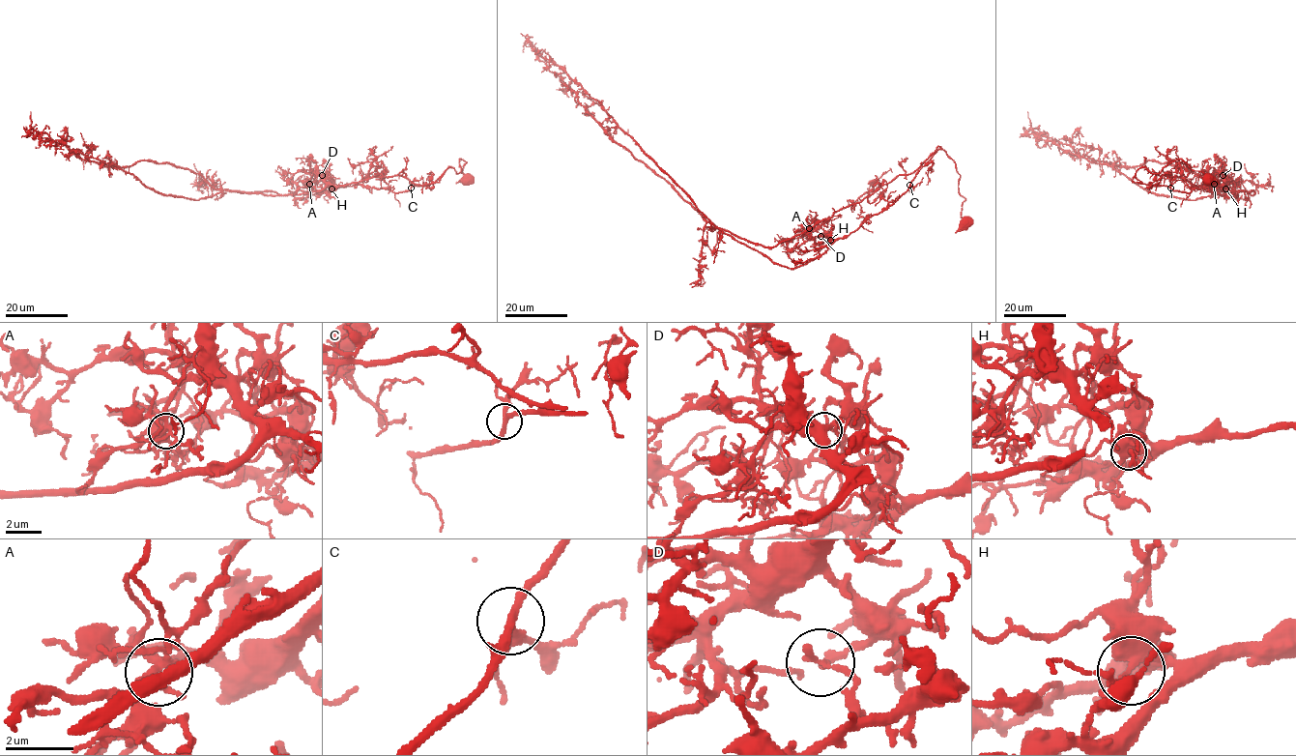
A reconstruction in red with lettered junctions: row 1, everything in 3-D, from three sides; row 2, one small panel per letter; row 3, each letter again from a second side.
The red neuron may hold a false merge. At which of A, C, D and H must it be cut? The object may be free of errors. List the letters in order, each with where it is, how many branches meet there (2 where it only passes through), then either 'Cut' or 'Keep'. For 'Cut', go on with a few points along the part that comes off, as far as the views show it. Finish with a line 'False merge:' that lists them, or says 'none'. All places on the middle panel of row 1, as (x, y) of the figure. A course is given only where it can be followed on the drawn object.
A: Place: (809, 228). Branches: 7. Keep
C: Place: (909, 185). Branches: 3. Keep
D: Place: (820, 236). Branches: 2. Cut. Course of the part to remove: (820, 236), (833, 244), (788, 268), (734, 240), (579, 84), (529, 43), (523, 52)
H: Place: (830, 240). Branches: 3. Keep
False merge: D

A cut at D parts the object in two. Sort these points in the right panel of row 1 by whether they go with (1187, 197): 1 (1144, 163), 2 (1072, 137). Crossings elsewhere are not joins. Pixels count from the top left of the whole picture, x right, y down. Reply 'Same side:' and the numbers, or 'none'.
Same side: none

